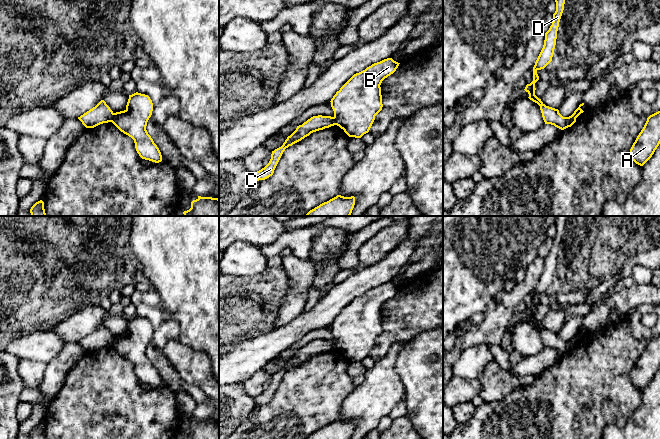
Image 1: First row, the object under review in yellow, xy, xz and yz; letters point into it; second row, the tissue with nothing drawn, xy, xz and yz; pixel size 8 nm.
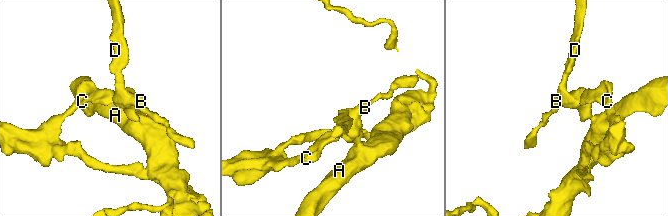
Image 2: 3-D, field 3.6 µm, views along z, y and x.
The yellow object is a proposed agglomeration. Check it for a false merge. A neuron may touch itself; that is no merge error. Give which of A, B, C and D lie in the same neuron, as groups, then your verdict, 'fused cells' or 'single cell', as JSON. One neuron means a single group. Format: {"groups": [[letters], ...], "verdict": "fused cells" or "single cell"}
{"groups": [["A", "B", "D"], ["C"]], "verdict": "fused cells"}

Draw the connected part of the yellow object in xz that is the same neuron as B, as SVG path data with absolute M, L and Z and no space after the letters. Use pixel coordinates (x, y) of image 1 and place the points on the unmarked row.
M392 282L374 287L354 298L331 323L336 349L349 361L368 357L375 340L382 334L382 305L393 298L400 287Z

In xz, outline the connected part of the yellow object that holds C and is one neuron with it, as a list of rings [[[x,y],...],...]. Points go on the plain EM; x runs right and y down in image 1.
[[[318,339],[311,341],[302,349],[297,350],[296,354],[287,361],[283,369],[272,375],[269,387],[264,392],[254,397],[255,403],[257,405],[265,404],[272,400],[286,372],[301,365],[313,356],[323,354],[334,349],[336,349],[334,341]]]

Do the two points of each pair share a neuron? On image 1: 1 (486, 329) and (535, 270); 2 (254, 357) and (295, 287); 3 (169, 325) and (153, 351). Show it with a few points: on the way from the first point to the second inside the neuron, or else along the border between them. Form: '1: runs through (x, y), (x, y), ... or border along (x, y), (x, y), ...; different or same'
1: runs through (498, 314), (499, 310), (525, 285); same
2: border along (296, 316), (274, 329); different
3: runs through (162, 332), (157, 345); same

